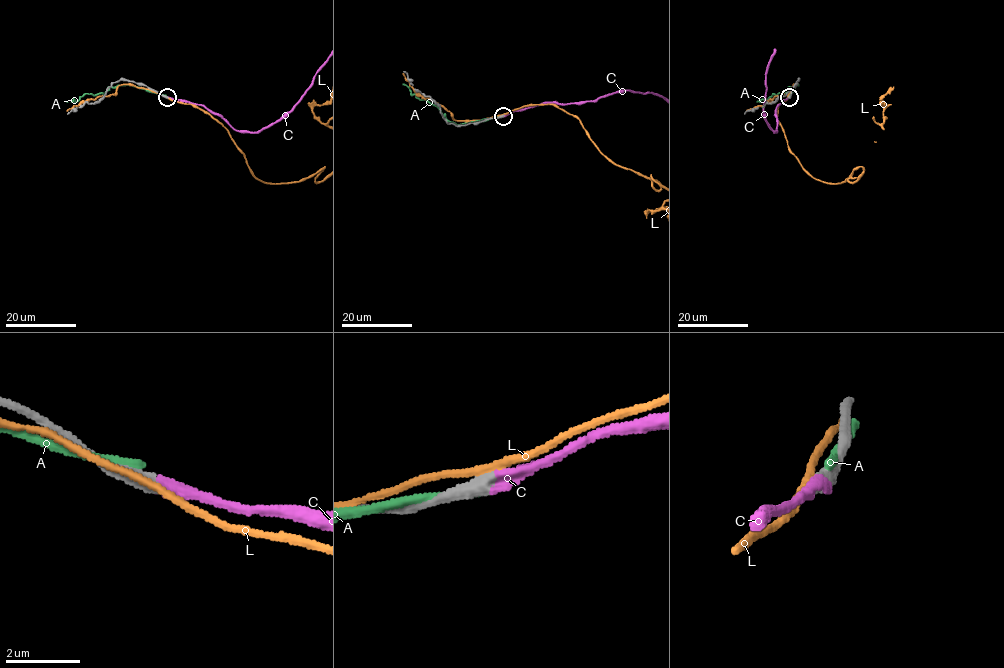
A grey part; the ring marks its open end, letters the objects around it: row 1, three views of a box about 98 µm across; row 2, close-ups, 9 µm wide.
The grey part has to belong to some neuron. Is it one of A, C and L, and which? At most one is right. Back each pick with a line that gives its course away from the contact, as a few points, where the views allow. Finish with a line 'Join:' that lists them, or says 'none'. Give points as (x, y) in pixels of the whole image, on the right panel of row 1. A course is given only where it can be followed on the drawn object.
Join: C

